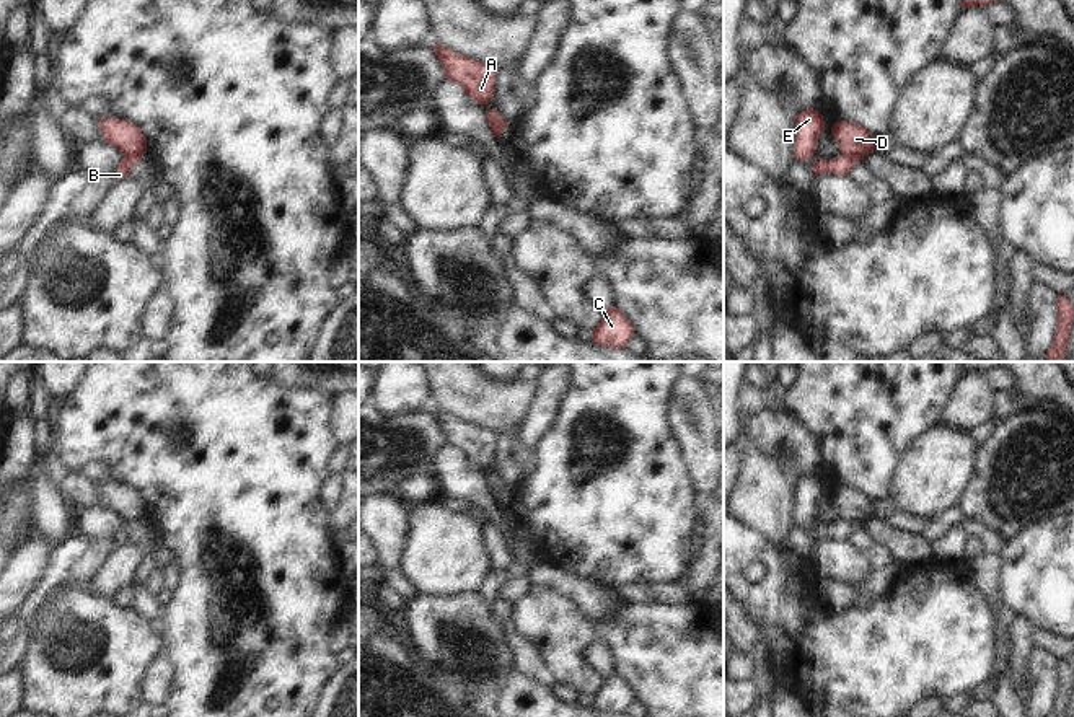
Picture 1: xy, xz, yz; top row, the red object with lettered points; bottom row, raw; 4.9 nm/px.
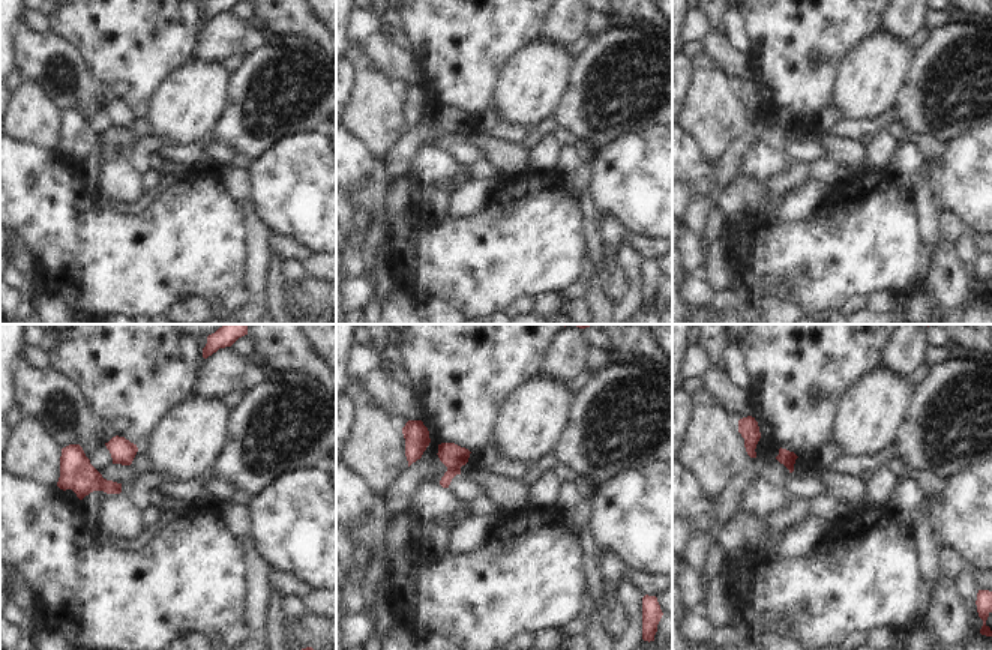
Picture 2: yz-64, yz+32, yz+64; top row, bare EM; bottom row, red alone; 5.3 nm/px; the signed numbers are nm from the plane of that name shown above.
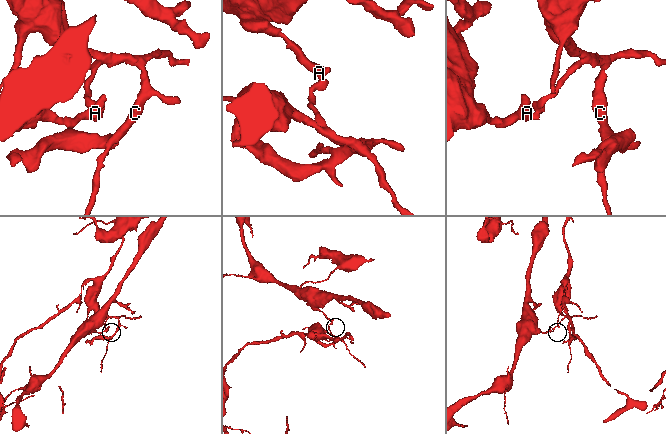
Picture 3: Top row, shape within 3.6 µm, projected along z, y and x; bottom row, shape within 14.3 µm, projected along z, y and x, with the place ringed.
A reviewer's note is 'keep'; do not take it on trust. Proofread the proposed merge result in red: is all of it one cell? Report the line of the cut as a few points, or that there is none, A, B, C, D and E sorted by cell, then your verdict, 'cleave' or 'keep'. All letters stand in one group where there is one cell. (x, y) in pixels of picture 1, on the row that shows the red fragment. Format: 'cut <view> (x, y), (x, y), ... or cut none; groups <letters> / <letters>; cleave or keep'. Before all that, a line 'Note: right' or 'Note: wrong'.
Note: wrong
cut xy (124, 155), (139, 157); groups A B E / C D; cleave

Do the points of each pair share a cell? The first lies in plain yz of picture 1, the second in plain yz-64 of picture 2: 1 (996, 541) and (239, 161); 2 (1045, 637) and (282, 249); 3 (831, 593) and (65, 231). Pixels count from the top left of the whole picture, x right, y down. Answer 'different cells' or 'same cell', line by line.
1: same cell
2: same cell
3: different cells

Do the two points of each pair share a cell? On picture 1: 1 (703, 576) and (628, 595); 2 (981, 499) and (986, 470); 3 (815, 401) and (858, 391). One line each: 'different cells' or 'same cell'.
1: same cell
2: same cell
3: same cell

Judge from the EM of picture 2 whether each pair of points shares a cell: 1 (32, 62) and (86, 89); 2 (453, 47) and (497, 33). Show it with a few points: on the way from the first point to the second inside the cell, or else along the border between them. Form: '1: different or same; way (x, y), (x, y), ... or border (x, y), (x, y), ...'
1: same; way (50, 54), (63, 53), (77, 63), (77, 71)
2: same; way (464, 38), (468, 33), (486, 33)

